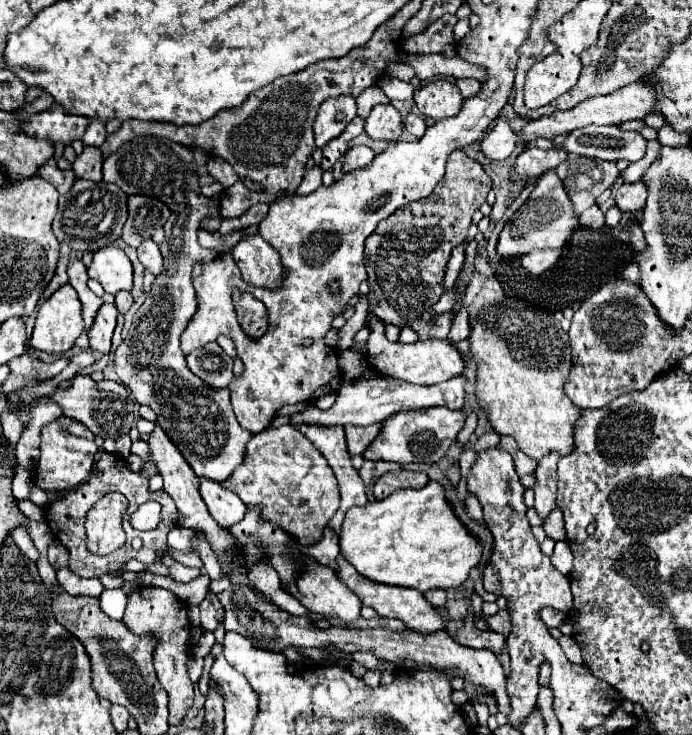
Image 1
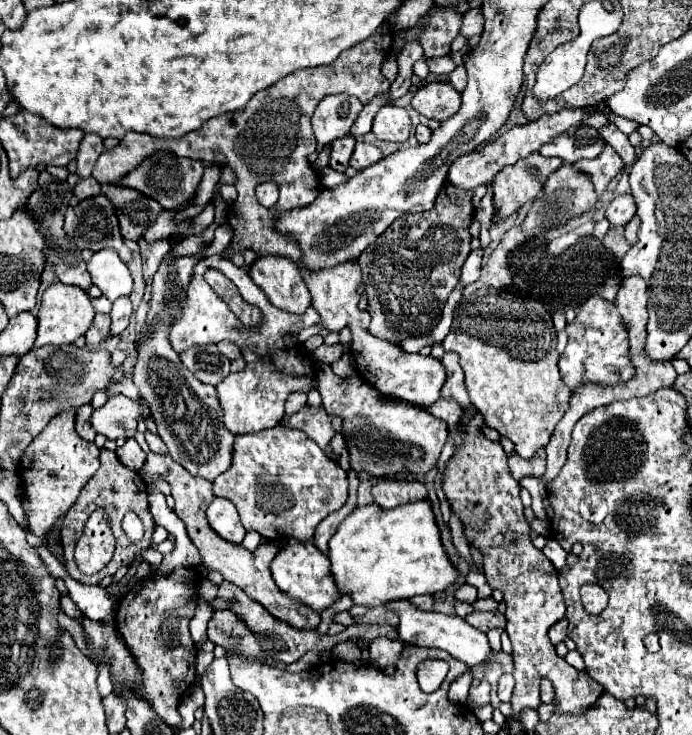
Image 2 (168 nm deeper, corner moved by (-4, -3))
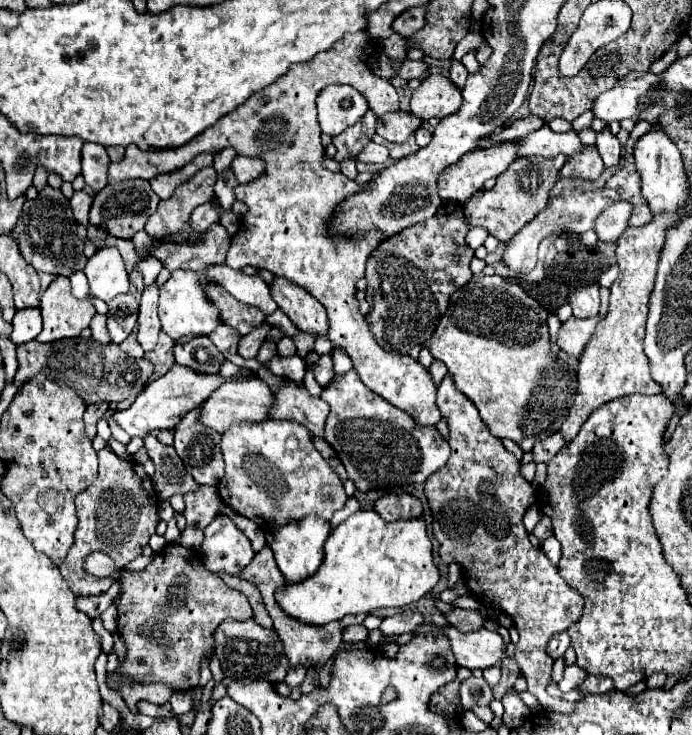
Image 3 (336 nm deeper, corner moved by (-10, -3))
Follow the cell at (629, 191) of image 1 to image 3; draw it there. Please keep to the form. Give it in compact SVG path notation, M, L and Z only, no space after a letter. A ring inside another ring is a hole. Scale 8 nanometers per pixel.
M619 201L609 205L595 221L595 231L599 235L599 241L617 241L621 233L627 229L629 217L631 217L631 203Z

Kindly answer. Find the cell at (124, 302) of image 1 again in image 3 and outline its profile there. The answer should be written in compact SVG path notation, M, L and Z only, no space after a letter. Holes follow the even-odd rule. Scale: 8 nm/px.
M131 293L119 295L109 303L107 329L111 335L111 343L119 345L127 335L131 335L137 323L137 309L139 309L139 303Z

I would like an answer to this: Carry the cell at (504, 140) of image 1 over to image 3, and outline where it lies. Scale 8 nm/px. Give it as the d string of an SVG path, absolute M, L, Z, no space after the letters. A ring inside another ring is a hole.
M503 141L497 145L491 145L487 149L475 149L471 153L467 153L467 157L461 157L455 165L447 167L441 175L439 175L439 197L443 201L467 201L467 197L471 197L471 193L477 193L479 189L483 189L483 183L491 177L499 177L515 159L519 153L519 145L515 141Z

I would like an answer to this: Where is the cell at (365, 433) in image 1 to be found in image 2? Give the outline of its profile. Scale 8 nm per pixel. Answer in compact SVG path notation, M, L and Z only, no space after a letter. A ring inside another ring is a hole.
M335 433L333 435L333 443L331 445L331 453L333 453L333 461L339 463L341 469L349 471L349 453L347 453L347 447L345 447L345 441L343 441L343 435L341 433Z

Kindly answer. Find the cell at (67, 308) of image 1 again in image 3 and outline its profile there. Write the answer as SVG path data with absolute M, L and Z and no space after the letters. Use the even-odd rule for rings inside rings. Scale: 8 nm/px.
M57 277L41 297L43 331L39 343L51 343L67 337L79 337L89 327L95 307L91 301L79 301L71 293L69 277Z

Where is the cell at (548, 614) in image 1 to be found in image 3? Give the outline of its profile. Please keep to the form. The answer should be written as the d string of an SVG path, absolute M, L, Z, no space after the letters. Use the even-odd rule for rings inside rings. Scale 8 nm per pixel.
M567 631L555 633L555 635L551 637L549 645L547 645L547 649L549 649L547 653L549 653L553 659L557 659L557 657L561 657L561 655L569 649L569 645L571 645L571 637L569 637Z

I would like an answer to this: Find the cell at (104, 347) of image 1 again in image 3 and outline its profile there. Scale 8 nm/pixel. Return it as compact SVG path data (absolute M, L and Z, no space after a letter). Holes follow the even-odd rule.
M95 315L93 321L91 321L91 331L93 331L93 339L99 341L101 345L107 345L109 343L109 331L107 331L107 325L105 325L107 317L105 315Z

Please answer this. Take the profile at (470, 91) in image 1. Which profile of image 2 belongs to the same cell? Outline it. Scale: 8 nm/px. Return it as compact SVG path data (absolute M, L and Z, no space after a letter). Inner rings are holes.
M457 65L457 67L455 67L455 71L451 71L451 73L449 73L449 81L453 83L453 87L455 87L457 91L463 91L463 89L465 89L465 85L467 85L465 67L463 67L463 65Z

